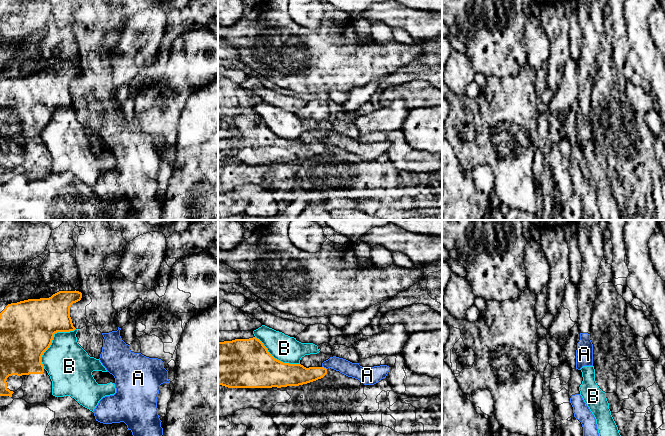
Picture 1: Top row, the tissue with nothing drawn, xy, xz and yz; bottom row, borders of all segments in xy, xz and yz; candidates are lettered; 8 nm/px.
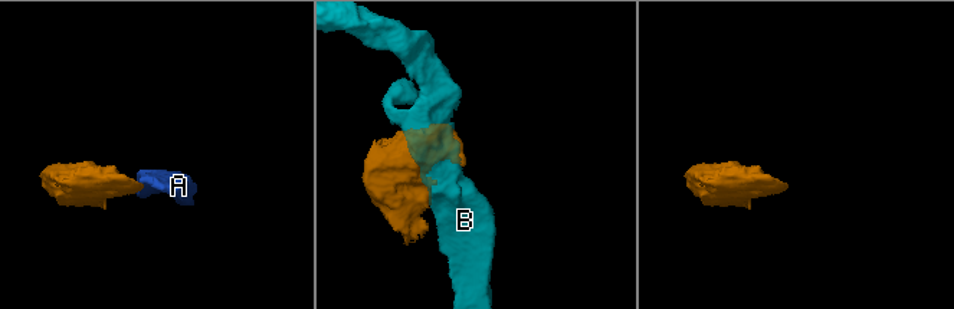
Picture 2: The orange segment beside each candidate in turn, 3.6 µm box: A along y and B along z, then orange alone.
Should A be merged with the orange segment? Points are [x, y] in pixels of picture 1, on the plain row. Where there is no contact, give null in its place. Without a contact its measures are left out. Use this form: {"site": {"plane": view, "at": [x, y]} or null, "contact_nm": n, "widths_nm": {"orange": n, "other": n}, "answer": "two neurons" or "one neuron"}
{"site": {"plane": "xz", "at": [323, 143]}, "contact_nm": 50, "widths_nm": {"orange": 180, "other": 120}, "answer": "two neurons"}

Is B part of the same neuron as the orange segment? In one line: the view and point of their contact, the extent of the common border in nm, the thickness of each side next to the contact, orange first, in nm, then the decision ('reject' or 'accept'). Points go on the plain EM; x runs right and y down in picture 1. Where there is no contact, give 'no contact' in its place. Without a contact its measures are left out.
meets orange in xy at (51, 117); contact 420 nm long; 440 nm thick on the orange side, 360 nm on the other; reject

